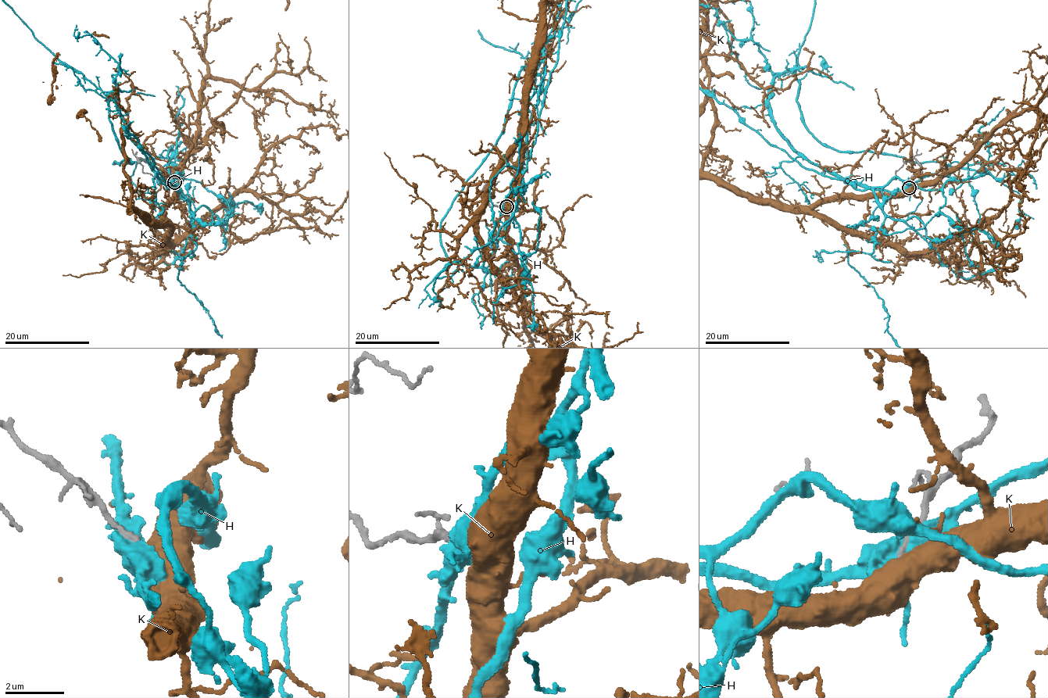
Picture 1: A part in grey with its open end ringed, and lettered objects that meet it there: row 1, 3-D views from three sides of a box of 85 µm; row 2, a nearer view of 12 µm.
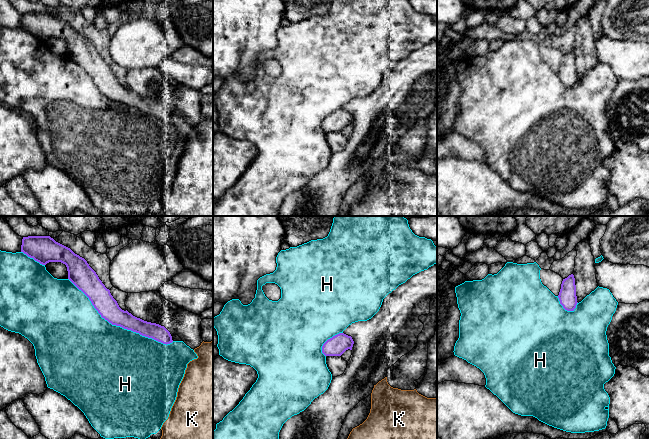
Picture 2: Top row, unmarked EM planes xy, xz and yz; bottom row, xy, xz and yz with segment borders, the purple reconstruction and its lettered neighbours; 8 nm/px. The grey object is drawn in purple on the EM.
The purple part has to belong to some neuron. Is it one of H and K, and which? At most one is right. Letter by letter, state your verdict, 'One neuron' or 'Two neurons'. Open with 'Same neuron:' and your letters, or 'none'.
Same neuron: none
H: Two neurons
K: Two neurons

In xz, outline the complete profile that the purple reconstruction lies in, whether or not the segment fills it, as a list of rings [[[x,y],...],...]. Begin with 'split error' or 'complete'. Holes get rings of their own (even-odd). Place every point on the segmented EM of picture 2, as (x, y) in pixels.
complete | [[[339,333],[323,344],[322,353],[325,356],[341,356],[346,350],[352,350],[353,344],[351,336]]]

